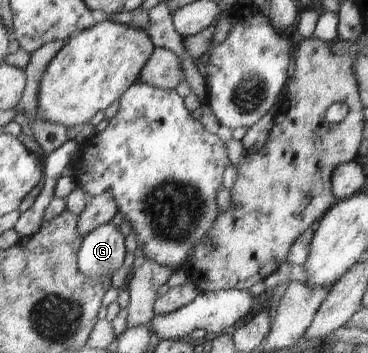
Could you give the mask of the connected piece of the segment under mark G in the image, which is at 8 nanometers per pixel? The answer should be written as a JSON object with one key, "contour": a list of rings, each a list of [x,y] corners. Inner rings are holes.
{"contour":[[[111,223],[99,226],[83,238],[78,250],[78,270],[84,276],[110,275],[124,266],[124,236]]]}

